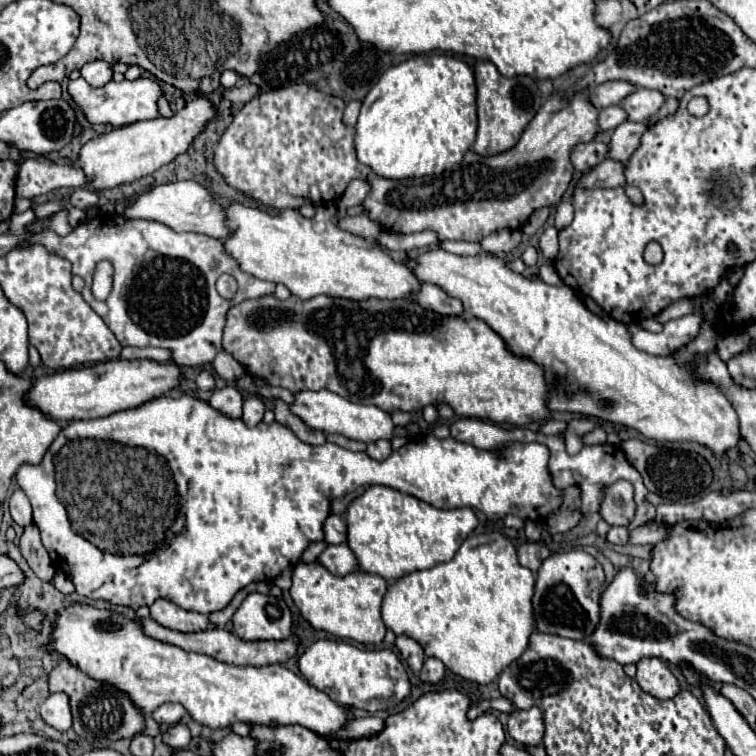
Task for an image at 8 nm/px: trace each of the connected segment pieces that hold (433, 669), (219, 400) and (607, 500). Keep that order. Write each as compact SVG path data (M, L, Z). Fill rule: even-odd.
M429 657L429 659L423 663L423 669L421 669L421 673L419 673L419 679L421 679L421 681L427 681L427 683L437 683L437 681L443 679L443 675L445 675L445 665L443 665L439 659Z
M227 385L223 389L217 389L213 391L211 399L209 399L209 405L213 409L217 409L221 415L225 417L231 417L231 419L239 419L241 417L241 405L243 405L243 399L241 399L241 393L235 385Z
M617 481L605 489L601 515L609 525L623 525L627 527L635 517L635 501L633 501L633 487L627 481Z

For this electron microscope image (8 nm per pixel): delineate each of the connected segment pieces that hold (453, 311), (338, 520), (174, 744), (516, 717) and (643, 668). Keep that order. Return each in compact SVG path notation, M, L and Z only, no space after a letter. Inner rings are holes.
M419 281L419 283L421 283L421 287L419 287L419 291L415 291L411 295L411 299L417 301L421 307L425 307L429 311L439 311L441 315L461 315L463 313L463 305L459 299L449 297L435 283L425 283L425 281Z
M329 515L325 521L325 541L345 543L347 541L347 521L343 515Z
M177 723L173 729L169 729L167 733L163 733L163 743L171 749L185 749L191 741L191 733L187 729L187 725Z
M531 707L527 711L513 711L509 715L509 723L507 723L507 731L509 735L525 745L525 747L535 747L543 741L543 733L545 733L545 727L543 727L543 715L541 715L541 709L539 707Z
M641 659L635 679L645 693L657 699L673 699L679 693L679 681L659 659Z

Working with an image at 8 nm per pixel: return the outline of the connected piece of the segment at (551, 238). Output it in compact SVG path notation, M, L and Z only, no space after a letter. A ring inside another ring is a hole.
M549 227L549 231L543 233L543 255L547 259L555 259L559 251L559 245L557 245L557 229L555 227Z

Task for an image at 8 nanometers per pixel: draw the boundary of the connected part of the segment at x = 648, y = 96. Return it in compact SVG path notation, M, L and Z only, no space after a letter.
M637 89L631 95L627 95L619 105L625 109L627 121L643 123L645 119L649 119L651 115L657 113L657 109L661 107L663 101L665 101L665 97L659 91Z

